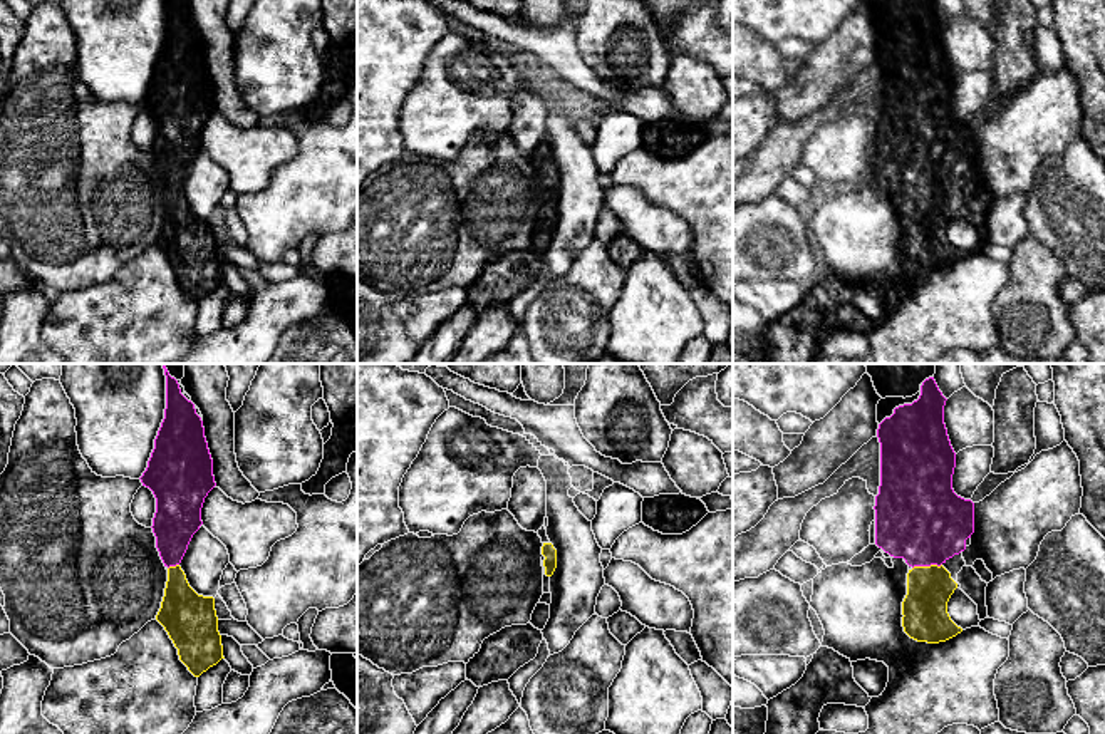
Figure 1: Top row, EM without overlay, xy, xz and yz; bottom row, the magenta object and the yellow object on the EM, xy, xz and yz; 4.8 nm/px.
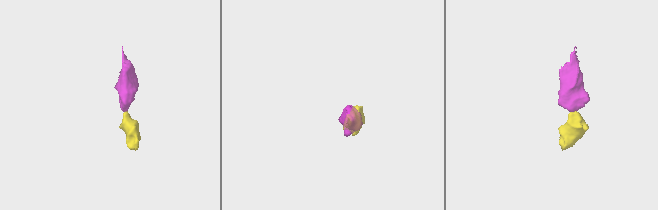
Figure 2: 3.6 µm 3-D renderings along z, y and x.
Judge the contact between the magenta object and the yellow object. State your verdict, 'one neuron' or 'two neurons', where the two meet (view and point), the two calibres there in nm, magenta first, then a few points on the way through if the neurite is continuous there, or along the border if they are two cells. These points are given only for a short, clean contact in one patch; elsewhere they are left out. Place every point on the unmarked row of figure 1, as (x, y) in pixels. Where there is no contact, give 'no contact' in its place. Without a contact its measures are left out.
one neuron | yz (926, 190) | 420/220 nm | across yz (918, 139), (926, 158), (926, 190), (924, 233)

